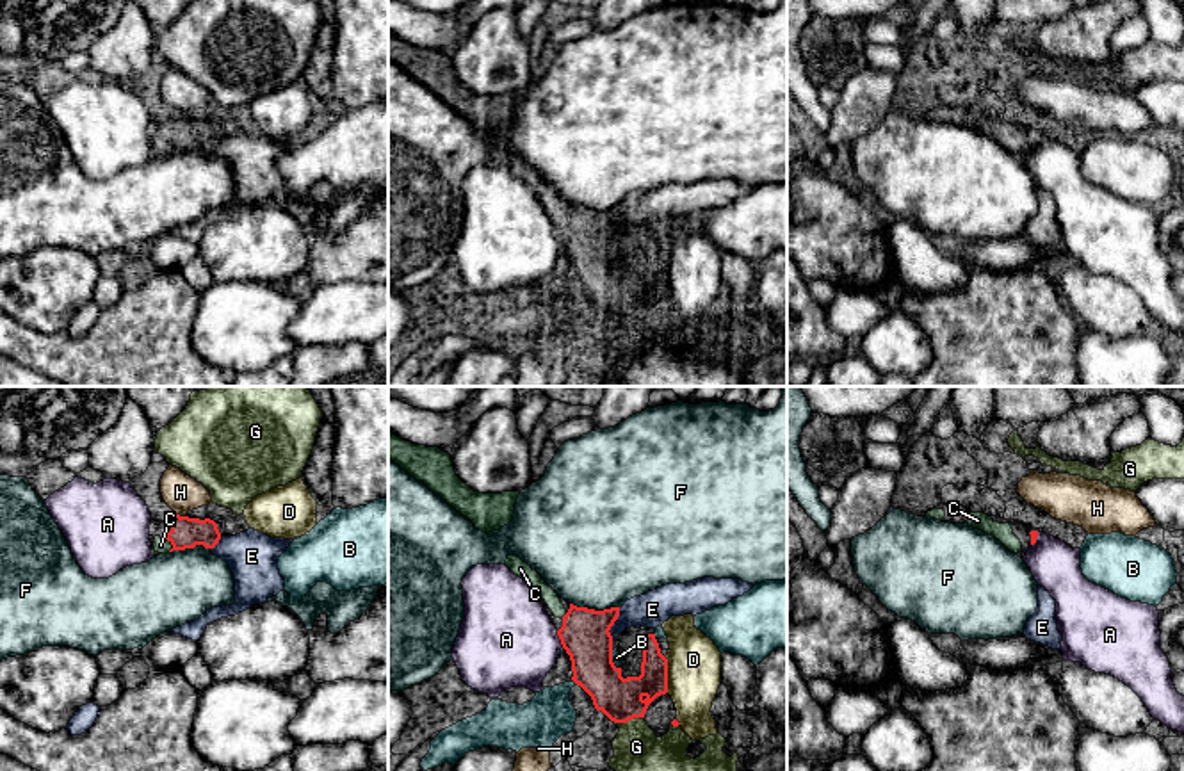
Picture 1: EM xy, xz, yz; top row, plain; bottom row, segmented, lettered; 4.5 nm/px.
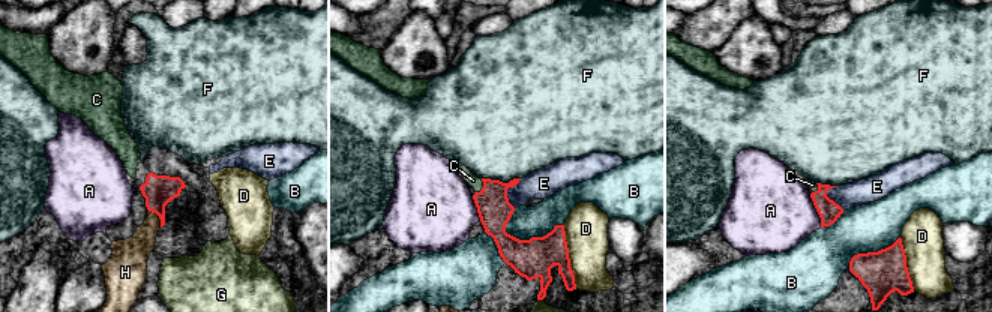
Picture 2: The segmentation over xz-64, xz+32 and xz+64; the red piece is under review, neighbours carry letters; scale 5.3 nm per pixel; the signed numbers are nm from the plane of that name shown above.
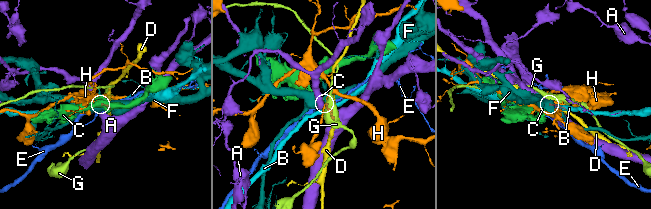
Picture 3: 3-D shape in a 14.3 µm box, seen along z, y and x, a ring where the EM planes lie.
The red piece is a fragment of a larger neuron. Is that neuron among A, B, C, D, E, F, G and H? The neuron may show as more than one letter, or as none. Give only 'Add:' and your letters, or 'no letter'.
Add: C

